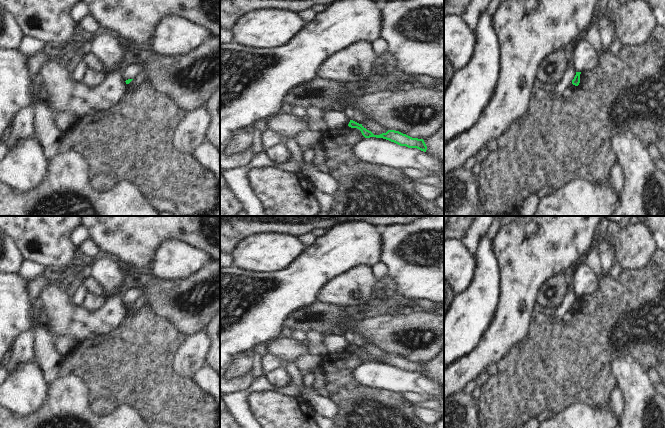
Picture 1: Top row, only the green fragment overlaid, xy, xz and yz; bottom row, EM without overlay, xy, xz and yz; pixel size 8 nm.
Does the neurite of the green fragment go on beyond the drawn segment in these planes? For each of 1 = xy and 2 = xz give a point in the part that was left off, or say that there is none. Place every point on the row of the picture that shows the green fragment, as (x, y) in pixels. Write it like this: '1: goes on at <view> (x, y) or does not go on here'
1: does not go on here
2: does not go on here

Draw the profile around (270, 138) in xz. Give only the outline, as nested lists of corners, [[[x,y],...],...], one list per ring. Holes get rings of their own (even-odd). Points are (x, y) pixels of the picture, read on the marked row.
[[[273,130],[262,133],[263,151],[267,152],[278,144],[286,145],[292,153],[292,161],[299,165],[299,172],[318,191],[331,194],[333,196],[339,190],[339,181],[331,174],[325,174],[319,170],[315,164],[306,163],[303,159],[303,151],[300,149],[294,138],[286,138]]]

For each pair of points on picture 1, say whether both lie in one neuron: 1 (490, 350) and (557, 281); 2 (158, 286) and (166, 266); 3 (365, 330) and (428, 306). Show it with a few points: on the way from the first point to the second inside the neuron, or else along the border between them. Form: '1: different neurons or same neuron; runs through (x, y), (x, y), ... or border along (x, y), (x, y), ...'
1: different neurons; border along (545, 279), (538, 289), (535, 301)
2: different neurons; border along (154, 274), (163, 279), (184, 278)
3: different neurons; border along (423, 309), (433, 312)

